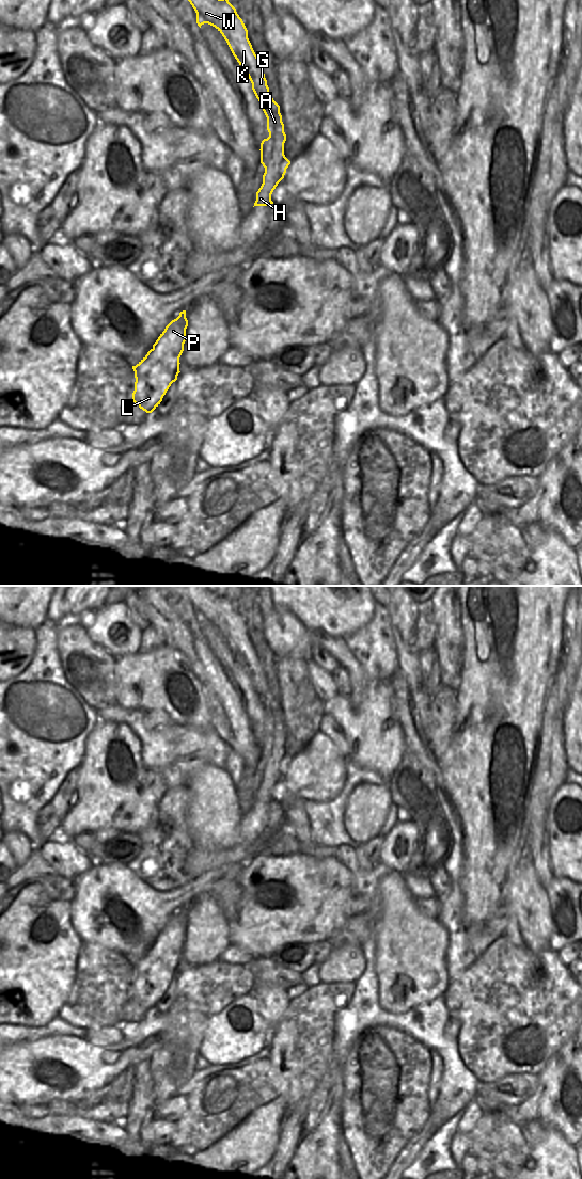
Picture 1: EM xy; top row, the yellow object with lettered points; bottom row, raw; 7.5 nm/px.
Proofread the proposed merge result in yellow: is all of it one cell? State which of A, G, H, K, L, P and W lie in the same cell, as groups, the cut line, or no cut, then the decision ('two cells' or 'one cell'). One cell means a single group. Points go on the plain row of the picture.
groups A G K W / H L P; cut xy (283, 747), (276, 747), (265, 765); two cells

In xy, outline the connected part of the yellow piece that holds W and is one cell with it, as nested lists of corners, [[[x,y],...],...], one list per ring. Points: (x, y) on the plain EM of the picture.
[[[205,586],[191,588],[184,592],[196,610],[196,621],[215,624],[226,638],[233,653],[246,668],[252,687],[263,704],[267,715],[269,734],[261,740],[261,761],[264,765],[274,748],[284,748],[286,732],[280,711],[280,703],[273,698],[263,664],[248,636],[248,627],[227,595],[219,596]]]

